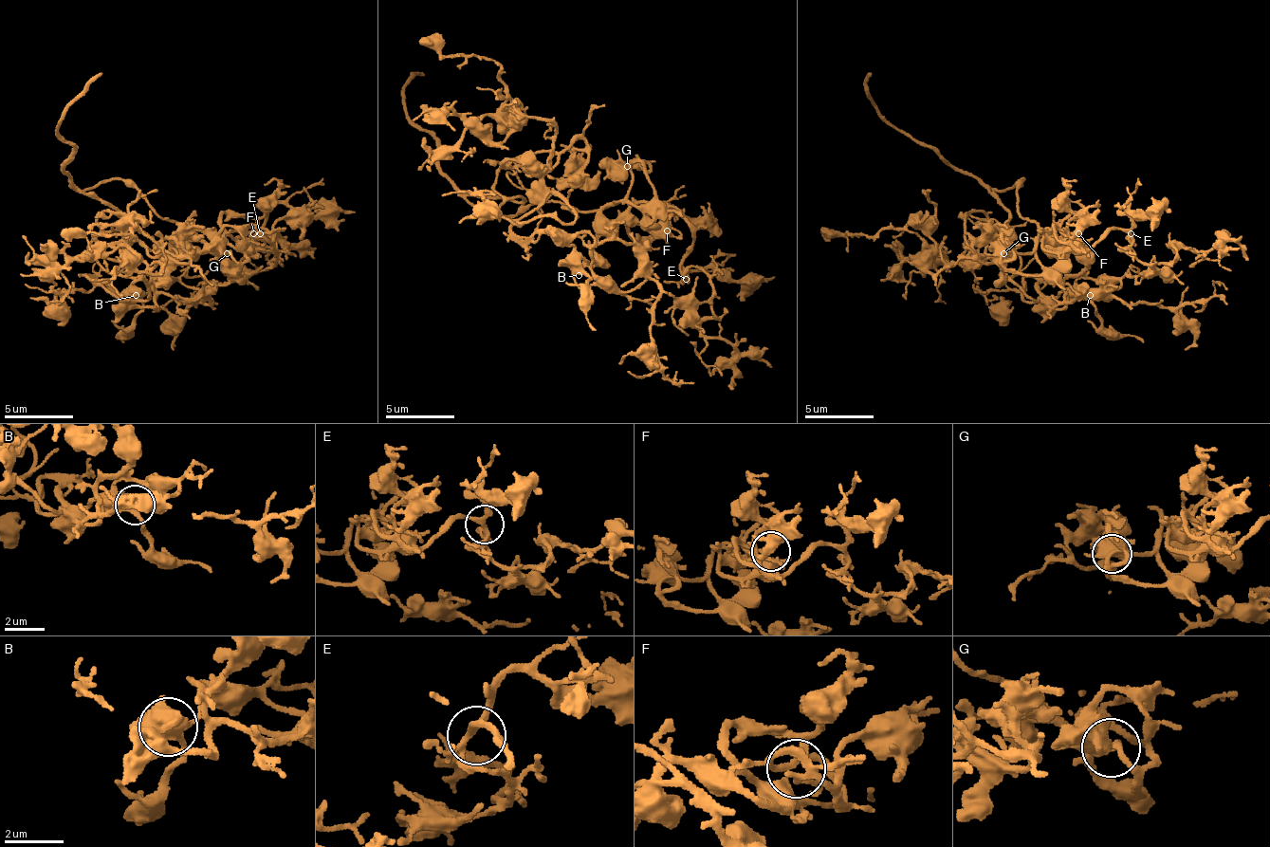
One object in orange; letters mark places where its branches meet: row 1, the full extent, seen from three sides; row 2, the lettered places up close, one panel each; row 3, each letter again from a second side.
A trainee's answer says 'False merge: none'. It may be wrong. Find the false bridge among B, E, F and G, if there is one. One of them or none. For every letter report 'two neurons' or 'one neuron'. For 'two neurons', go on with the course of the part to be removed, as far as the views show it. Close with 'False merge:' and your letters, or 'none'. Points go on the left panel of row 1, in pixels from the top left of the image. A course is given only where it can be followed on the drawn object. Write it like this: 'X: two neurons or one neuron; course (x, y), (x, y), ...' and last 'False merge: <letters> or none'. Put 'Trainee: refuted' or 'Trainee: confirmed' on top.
Trainee: confirmed
B: one neuron
E: one neuron
F: one neuron
G: one neuron
False merge: none

